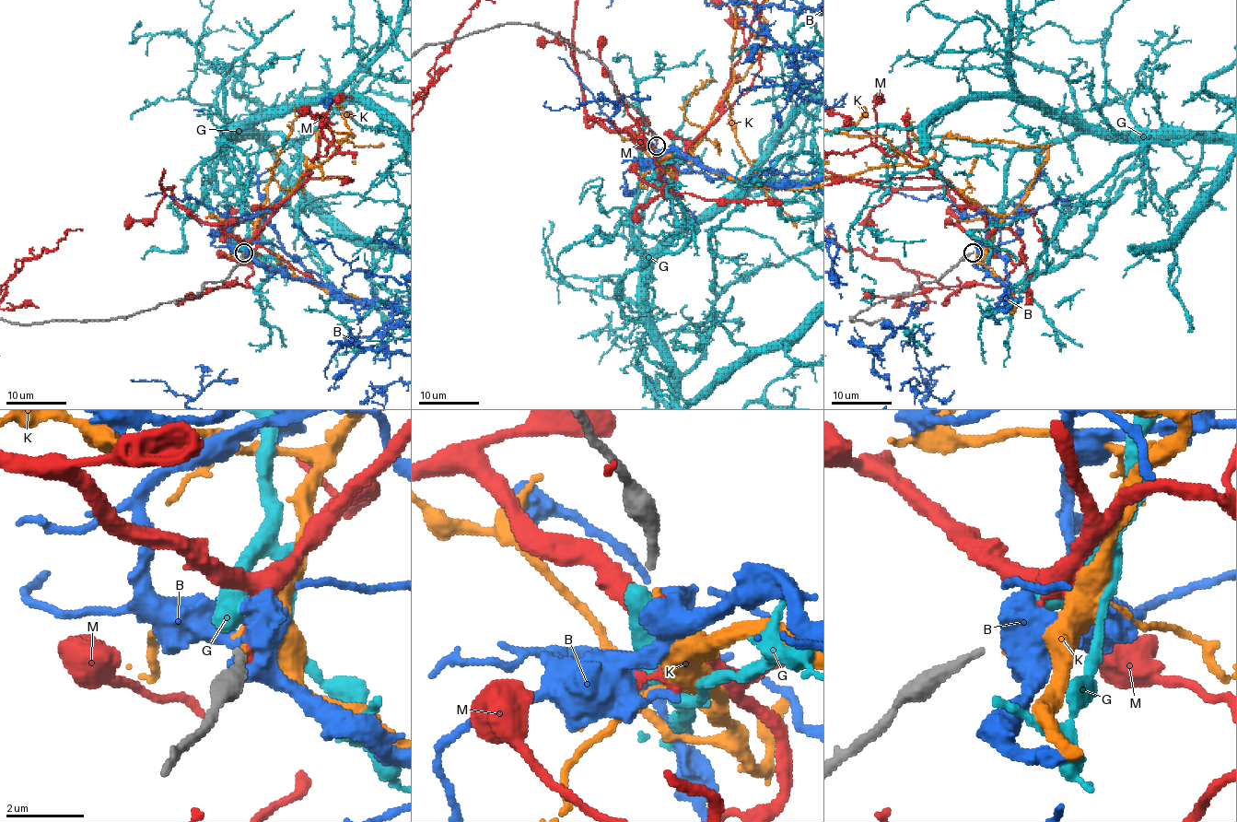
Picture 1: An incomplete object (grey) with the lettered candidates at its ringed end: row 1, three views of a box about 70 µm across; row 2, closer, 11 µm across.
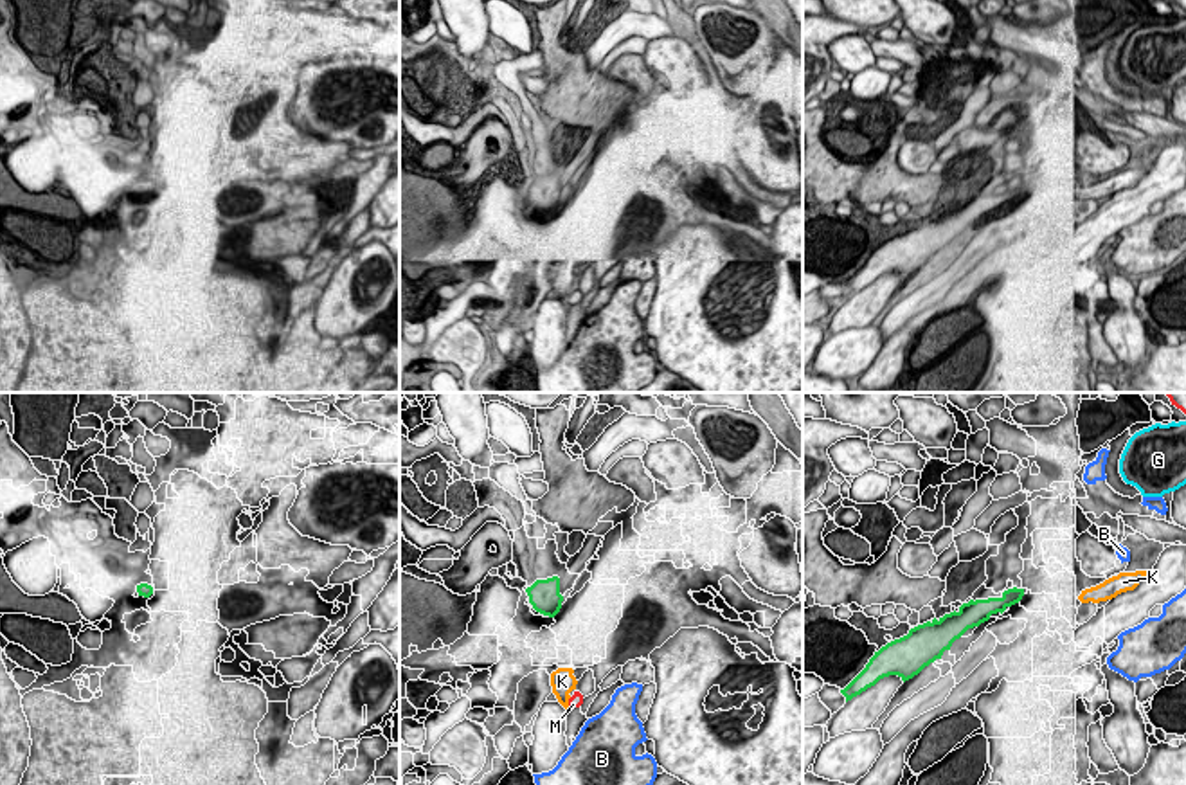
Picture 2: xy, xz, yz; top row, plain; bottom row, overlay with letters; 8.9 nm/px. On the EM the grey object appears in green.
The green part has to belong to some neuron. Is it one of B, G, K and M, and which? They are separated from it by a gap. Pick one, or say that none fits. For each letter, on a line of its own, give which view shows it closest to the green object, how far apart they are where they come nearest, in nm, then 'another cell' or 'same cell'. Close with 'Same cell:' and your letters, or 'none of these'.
B: xz | 850 nm | another cell
G: yz | 1300 nm | another cell
K: xz | 460 nm | same cell
M: xz | 700 nm | another cell
Same cell: K

